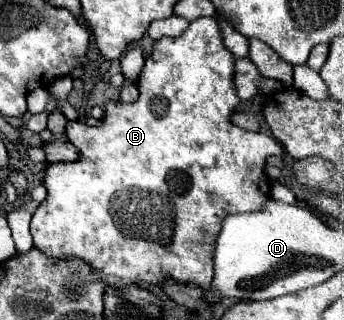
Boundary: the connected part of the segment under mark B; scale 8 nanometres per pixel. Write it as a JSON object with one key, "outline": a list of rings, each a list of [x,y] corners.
{"outline":[[[215,16],[197,18],[195,22],[189,24],[187,32],[177,38],[165,36],[165,38],[157,40],[151,56],[145,60],[141,78],[137,82],[137,88],[139,88],[137,102],[107,104],[103,124],[97,128],[91,128],[87,124],[85,126],[81,123],[77,124],[79,123],[77,121],[67,121],[69,142],[79,148],[81,160],[69,162],[69,164],[59,162],[59,164],[51,164],[47,168],[47,200],[37,208],[37,212],[33,214],[33,220],[31,220],[31,234],[33,234],[35,248],[39,248],[43,254],[55,256],[55,258],[65,258],[65,256],[83,258],[85,262],[89,262],[95,268],[95,272],[109,286],[129,286],[129,284],[139,284],[139,282],[159,284],[163,280],[163,276],[169,276],[177,282],[187,282],[187,284],[199,286],[203,292],[207,292],[205,294],[207,302],[211,302],[211,304],[219,302],[221,296],[213,294],[213,290],[211,290],[211,280],[213,280],[211,278],[211,238],[215,238],[215,234],[219,232],[219,226],[227,214],[251,212],[251,210],[261,208],[261,204],[265,202],[265,198],[271,192],[271,184],[265,182],[265,162],[269,156],[283,154],[283,148],[275,138],[271,138],[267,134],[259,134],[260,132],[241,130],[231,122],[233,112],[237,112],[237,108],[241,104],[241,100],[235,92],[233,74],[235,74],[235,58],[231,56],[231,52],[223,44],[223,32],[221,32],[219,20]]]}

